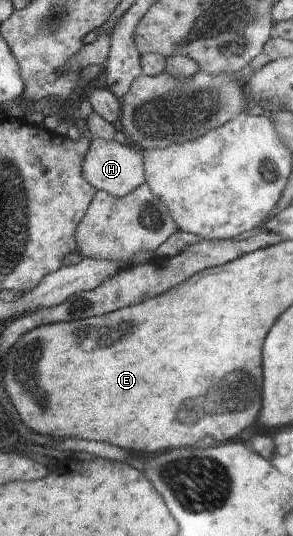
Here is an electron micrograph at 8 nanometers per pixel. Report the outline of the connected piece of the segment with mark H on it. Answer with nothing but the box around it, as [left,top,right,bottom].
[83,139,144,197]

